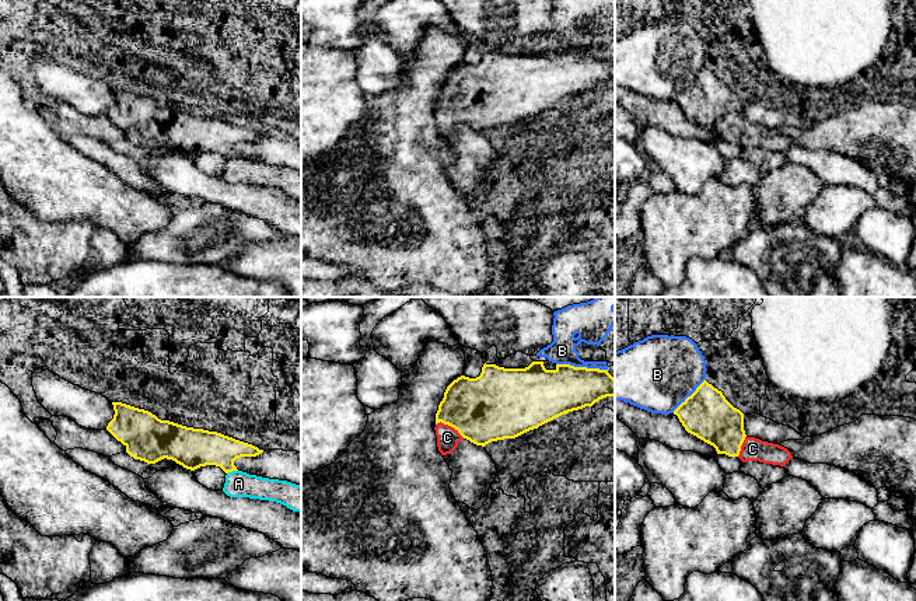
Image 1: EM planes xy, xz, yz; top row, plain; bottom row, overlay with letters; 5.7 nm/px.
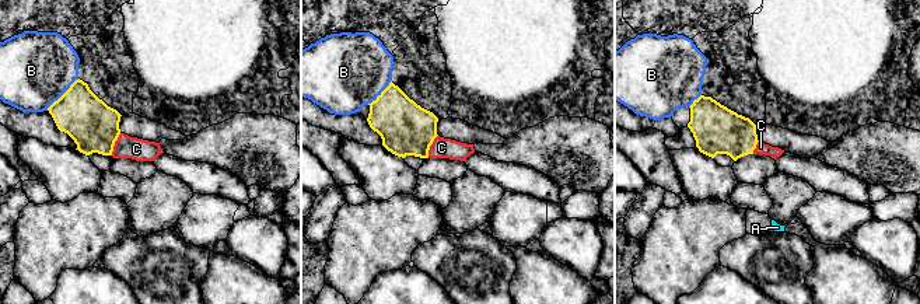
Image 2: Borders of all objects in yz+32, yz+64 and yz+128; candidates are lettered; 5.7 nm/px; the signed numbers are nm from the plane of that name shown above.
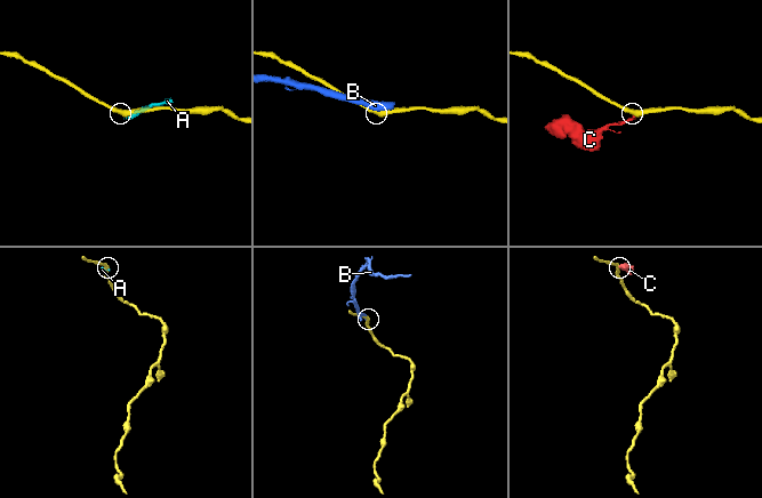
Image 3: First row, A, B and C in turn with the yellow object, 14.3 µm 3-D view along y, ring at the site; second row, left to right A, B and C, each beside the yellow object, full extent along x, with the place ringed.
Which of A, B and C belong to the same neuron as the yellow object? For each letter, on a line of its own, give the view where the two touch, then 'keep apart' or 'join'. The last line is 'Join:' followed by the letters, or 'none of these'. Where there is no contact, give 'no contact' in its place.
A: xy | keep apart
B: xz | keep apart
C: xz | join
Join: C

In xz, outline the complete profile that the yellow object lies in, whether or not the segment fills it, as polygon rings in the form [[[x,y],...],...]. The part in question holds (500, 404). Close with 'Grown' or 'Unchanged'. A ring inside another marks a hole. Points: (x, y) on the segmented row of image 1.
[[[532,361],[525,368],[485,363],[479,377],[461,375],[447,387],[436,413],[437,447],[441,455],[447,455],[462,438],[482,447],[492,441],[515,438],[606,396],[615,396],[615,378],[608,370],[570,364],[556,364],[555,370],[546,370],[543,361]]]. Grown

